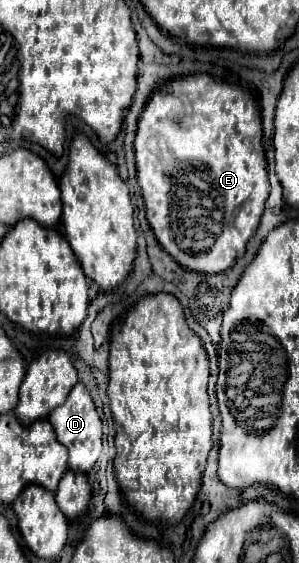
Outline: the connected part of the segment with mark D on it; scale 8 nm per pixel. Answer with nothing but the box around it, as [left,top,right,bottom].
[49,382,101,474]

